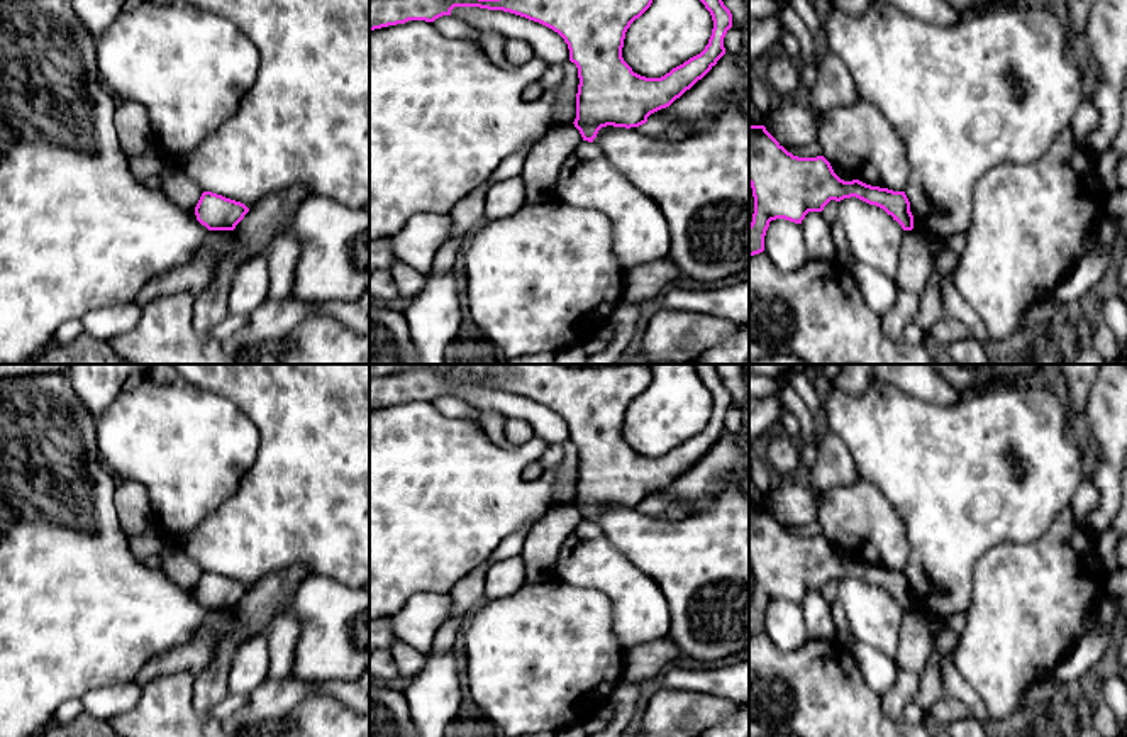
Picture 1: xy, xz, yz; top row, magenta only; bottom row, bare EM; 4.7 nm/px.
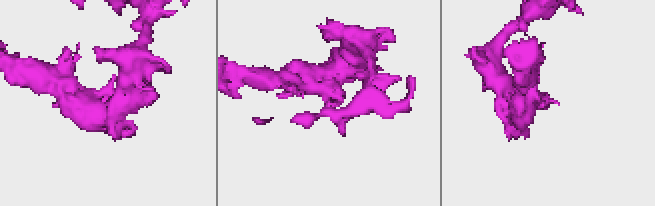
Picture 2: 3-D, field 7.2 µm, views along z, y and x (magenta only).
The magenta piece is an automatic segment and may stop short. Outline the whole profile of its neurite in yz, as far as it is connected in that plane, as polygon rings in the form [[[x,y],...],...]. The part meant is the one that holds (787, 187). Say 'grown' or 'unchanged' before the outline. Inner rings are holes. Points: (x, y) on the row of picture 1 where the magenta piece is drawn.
unchanged; [[[749,125],[749,185],[754,197],[749,256],[764,251],[771,220],[802,224],[808,212],[822,212],[830,200],[851,197],[883,208],[903,230],[913,229],[905,191],[871,186],[859,180],[844,181],[824,156],[793,156],[764,125]]]

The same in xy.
unchanged; [[[203,191],[197,207],[197,220],[208,230],[234,230],[249,208],[222,195]]]

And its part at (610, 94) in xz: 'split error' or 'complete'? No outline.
complete

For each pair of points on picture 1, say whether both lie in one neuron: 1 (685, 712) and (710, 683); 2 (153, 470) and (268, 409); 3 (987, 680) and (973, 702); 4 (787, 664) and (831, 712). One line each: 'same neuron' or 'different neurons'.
1: different neurons
2: different neurons
3: different neurons
4: same neuron

